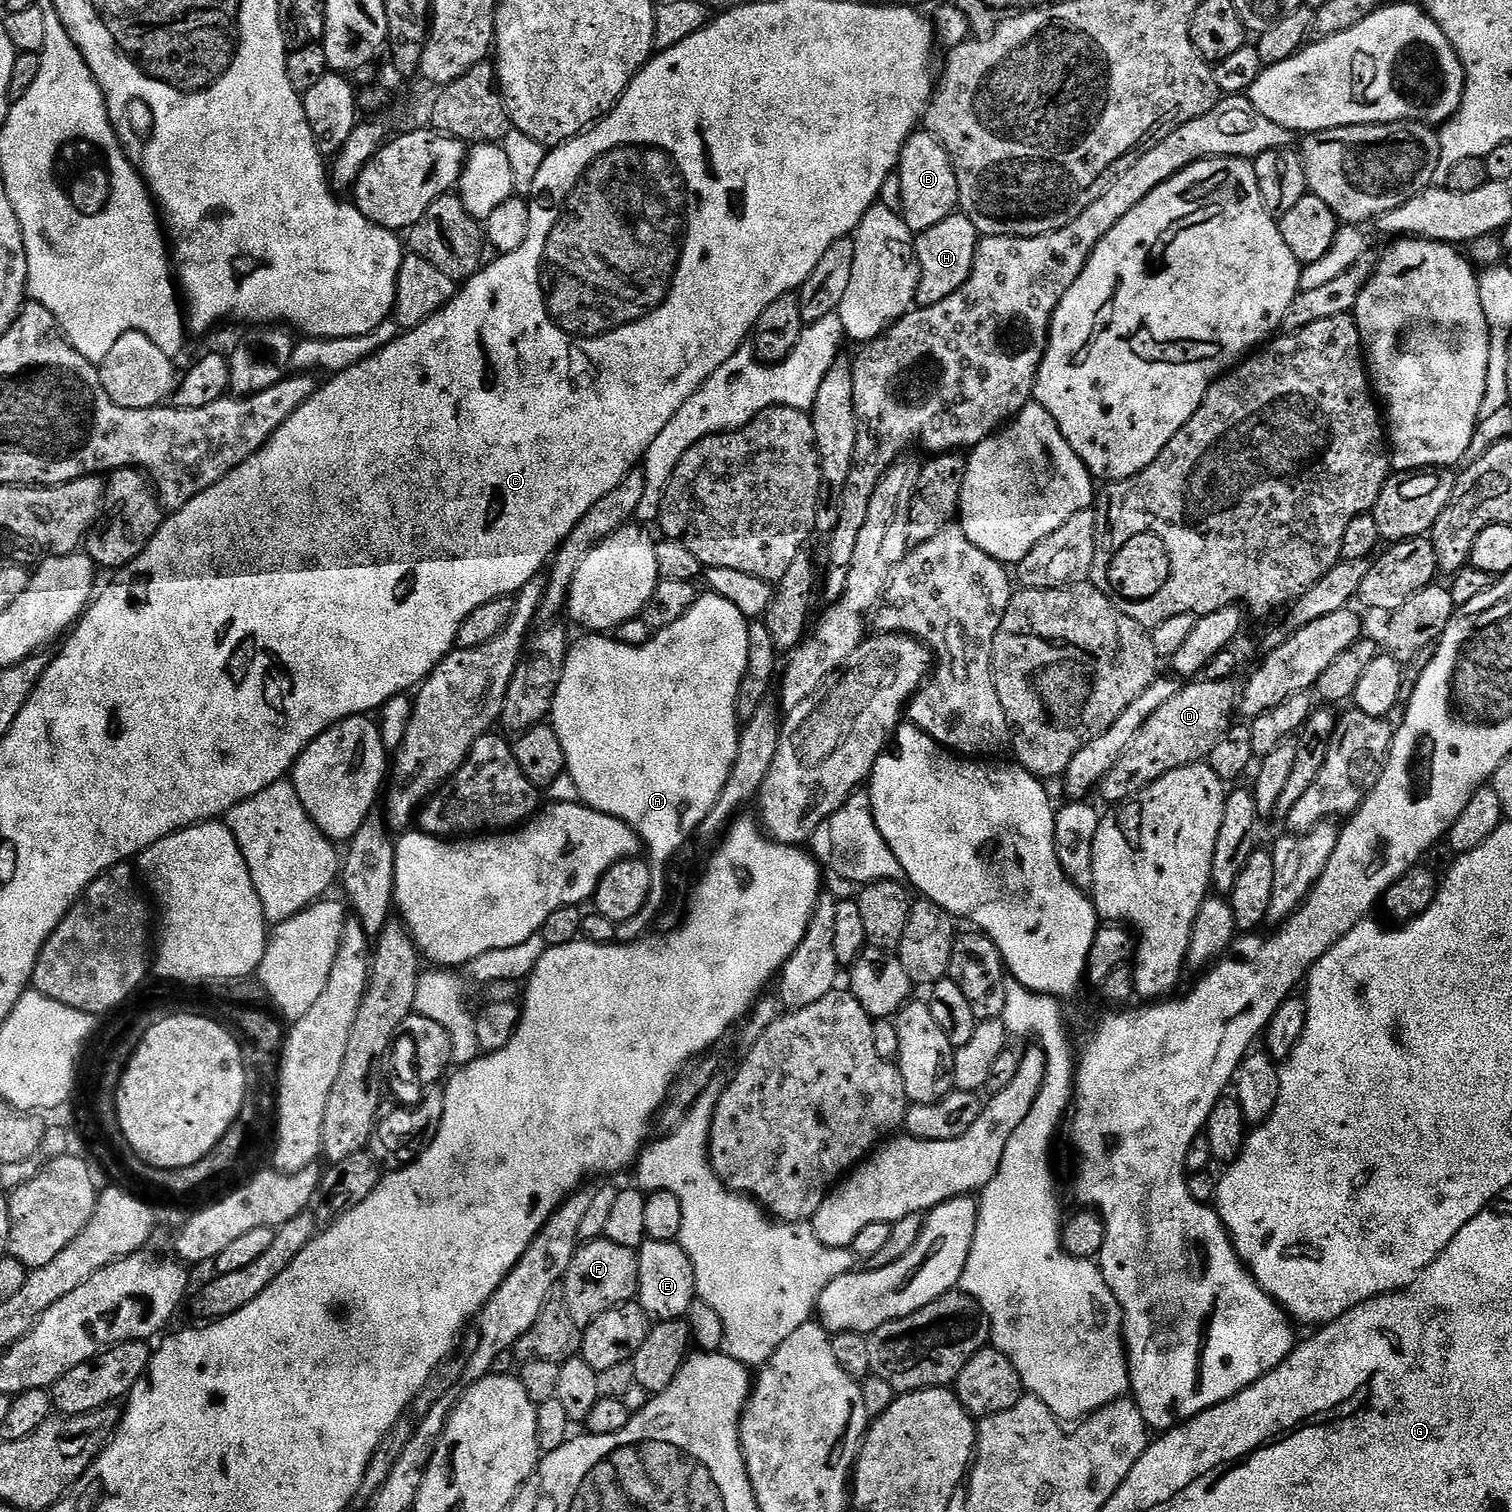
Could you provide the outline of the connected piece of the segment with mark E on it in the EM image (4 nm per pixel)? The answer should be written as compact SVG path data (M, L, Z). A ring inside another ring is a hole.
M645 1239L640 1245L638 1258L638 1303L649 1321L685 1319L690 1306L698 1299L694 1266L679 1242L654 1242Z

